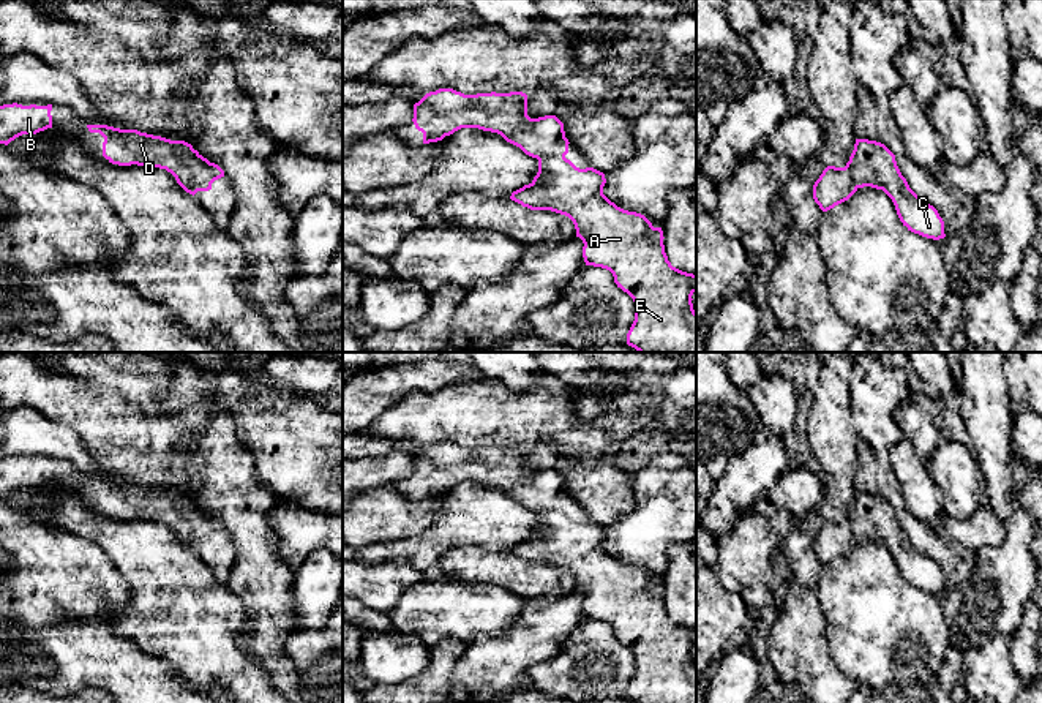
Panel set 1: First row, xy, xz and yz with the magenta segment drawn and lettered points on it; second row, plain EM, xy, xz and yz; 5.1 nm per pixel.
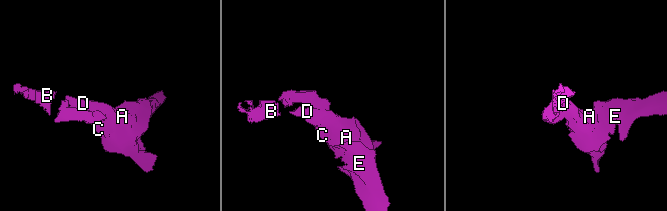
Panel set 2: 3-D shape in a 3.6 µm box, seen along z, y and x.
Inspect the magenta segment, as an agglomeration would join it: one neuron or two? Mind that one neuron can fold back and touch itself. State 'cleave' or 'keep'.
keep

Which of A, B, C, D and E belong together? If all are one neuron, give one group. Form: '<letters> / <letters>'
A B C D E

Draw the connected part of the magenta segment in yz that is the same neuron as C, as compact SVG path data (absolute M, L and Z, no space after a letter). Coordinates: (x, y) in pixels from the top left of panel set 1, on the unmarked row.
M856 493L846 520L827 520L815 536L813 553L823 566L827 566L864 540L883 543L908 585L933 594L946 591L938 564L909 542L895 509L876 494Z

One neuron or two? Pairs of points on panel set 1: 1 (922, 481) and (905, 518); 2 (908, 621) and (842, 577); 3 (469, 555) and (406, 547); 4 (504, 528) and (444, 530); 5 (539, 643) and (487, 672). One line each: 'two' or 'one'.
1: two
2: one
3: two
4: one
5: one

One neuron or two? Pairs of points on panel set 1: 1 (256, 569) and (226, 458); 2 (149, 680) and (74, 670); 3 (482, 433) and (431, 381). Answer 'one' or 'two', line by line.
1: one
2: one
3: two

